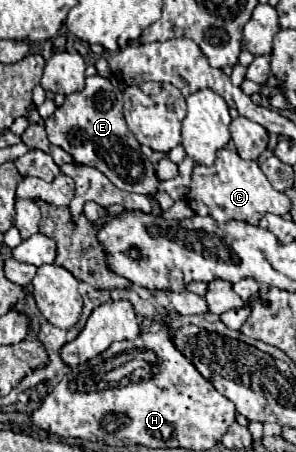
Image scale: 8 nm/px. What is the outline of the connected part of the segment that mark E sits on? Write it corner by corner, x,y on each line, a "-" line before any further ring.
95,74
87,78
87,86
81,92
65,96
61,108
45,120
49,142
69,152
77,164
93,166
101,170
119,190
153,194
157,192
159,178
155,176
151,160
141,154
141,144
129,132
123,118
123,92
107,78

